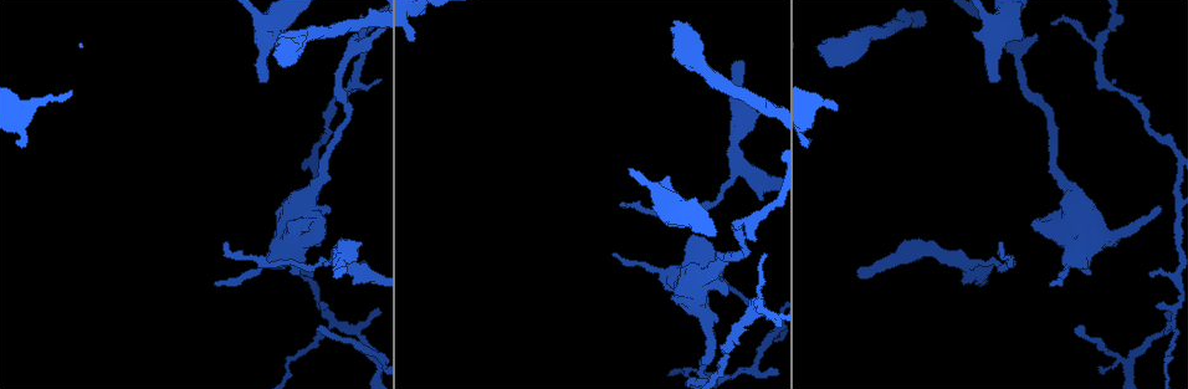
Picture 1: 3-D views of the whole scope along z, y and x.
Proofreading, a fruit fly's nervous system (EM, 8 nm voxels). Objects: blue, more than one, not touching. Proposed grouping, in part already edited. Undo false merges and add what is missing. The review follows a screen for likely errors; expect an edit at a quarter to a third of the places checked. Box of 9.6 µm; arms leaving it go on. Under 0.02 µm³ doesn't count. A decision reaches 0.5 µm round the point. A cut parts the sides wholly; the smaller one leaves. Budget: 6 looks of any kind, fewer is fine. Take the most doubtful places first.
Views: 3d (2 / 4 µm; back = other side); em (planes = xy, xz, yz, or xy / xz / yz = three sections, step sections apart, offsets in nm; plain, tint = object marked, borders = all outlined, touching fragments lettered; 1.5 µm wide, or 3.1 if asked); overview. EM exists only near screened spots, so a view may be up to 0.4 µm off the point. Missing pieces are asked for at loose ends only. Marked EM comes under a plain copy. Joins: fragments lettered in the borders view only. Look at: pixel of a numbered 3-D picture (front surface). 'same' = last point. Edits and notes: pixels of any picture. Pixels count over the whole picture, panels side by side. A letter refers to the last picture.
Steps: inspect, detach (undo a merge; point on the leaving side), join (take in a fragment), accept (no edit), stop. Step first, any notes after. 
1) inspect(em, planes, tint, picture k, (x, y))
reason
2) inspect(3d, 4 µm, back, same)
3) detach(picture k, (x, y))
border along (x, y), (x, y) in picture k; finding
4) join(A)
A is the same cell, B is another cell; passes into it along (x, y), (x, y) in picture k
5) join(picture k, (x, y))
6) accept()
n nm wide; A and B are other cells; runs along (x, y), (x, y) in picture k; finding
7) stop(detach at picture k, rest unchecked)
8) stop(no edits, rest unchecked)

inspect(em, xy, step 8, tint, picture 1, (290, 272))
free end

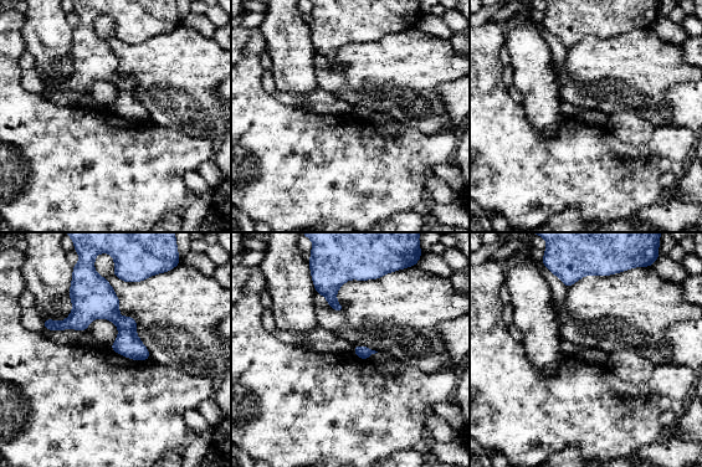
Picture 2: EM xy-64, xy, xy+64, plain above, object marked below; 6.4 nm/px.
inspect(em, yz, step 8, tint, same)

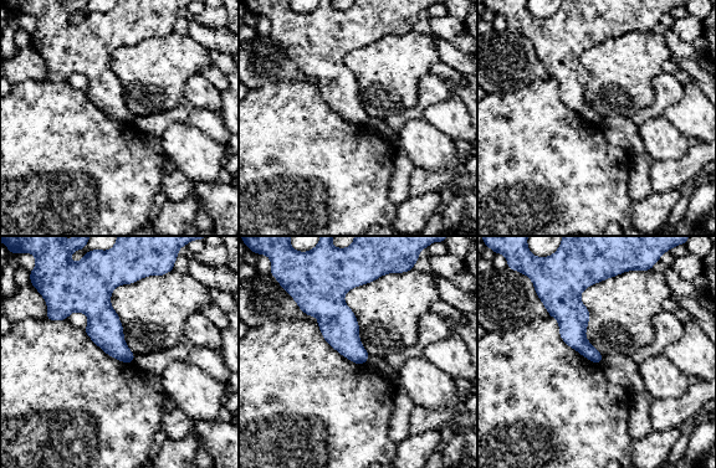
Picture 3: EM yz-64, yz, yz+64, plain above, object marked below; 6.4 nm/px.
inspect(em, yz, step 8, borders, same)
what lies round it

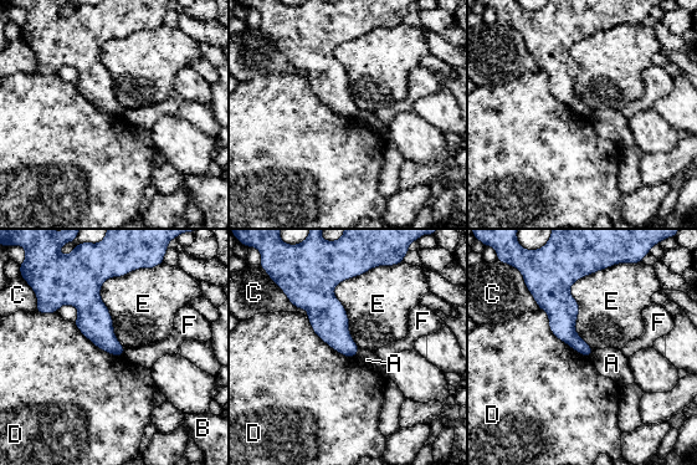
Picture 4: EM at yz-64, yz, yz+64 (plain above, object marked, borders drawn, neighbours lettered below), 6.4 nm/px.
accept()
A, B, C, D, E and F are other cells; border along (539, 308), (559, 340), (589, 357) in picture 4; none of them fits

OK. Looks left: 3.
inspect(3d, 4 µm, picture 1, (738, 62))
free end

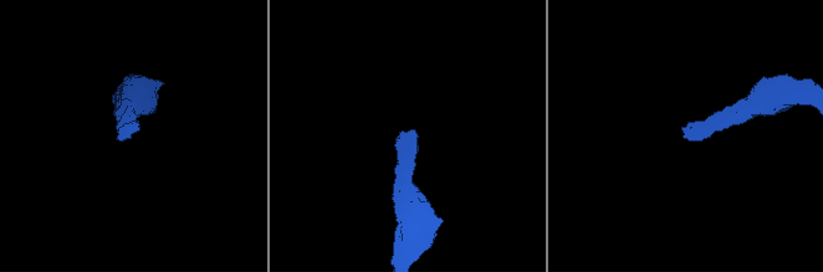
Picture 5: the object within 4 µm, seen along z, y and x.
inspect(em, xy, step 8, borders, picture 5, (408, 130))
need the tissue

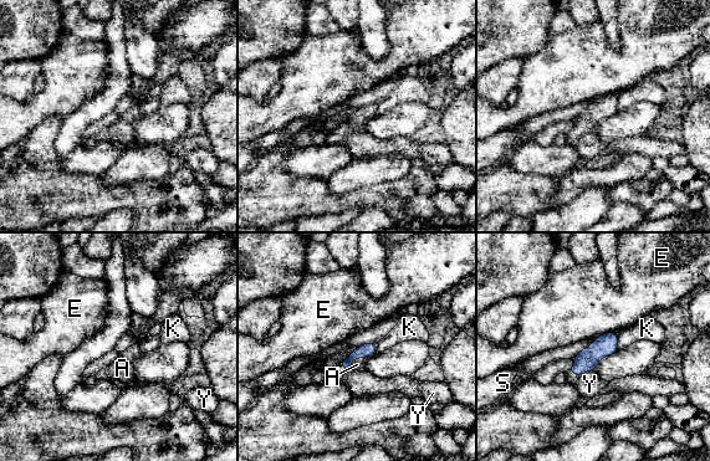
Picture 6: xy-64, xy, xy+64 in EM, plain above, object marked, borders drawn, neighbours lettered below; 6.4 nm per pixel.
join(picture 6, (357, 364))
A is the same cell, E, K, S and Y are other cells; passes into it along (368, 349), (354, 357), (357, 364) in picture 6; the neuron continues

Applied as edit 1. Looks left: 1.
inspect(em, planes, borders, picture 1, (262, 81))
branch stops here

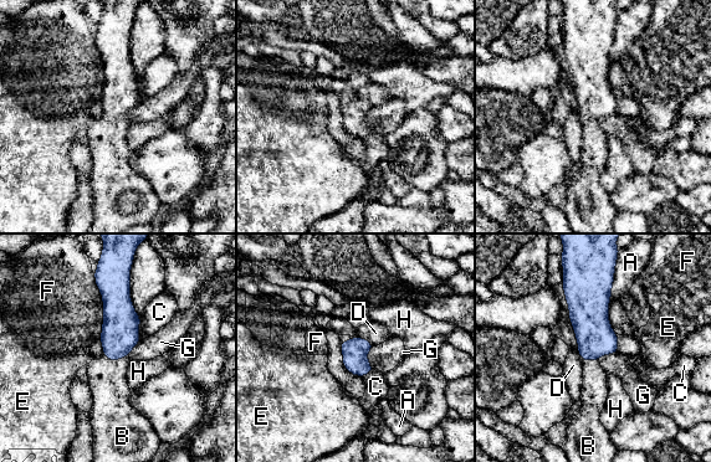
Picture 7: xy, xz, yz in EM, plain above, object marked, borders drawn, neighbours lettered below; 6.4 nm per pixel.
join(picture 7, (107, 379))
160 nm wide; B is the same cell, A, C, D, E, F, G and H are other cells; passes into it along (121, 323), (116, 359), (107, 379) in picture 7; the neuron continues

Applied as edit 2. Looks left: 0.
stop(join at picture 6, join at picture 7, rest unchecked)

